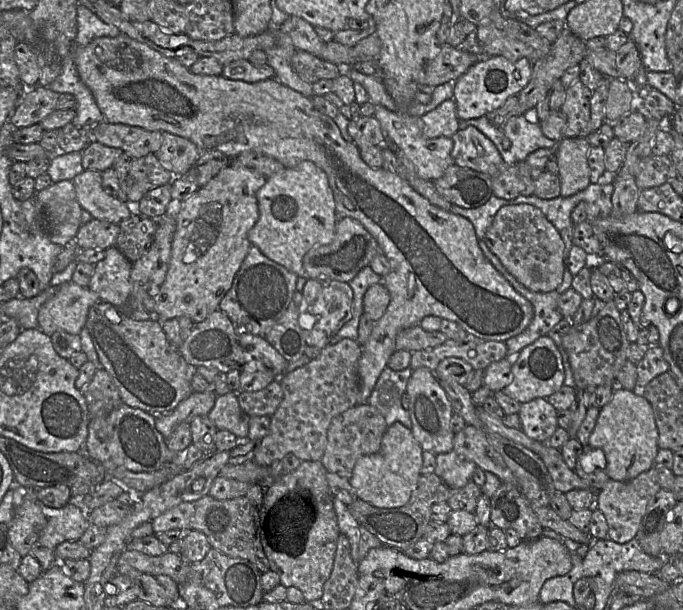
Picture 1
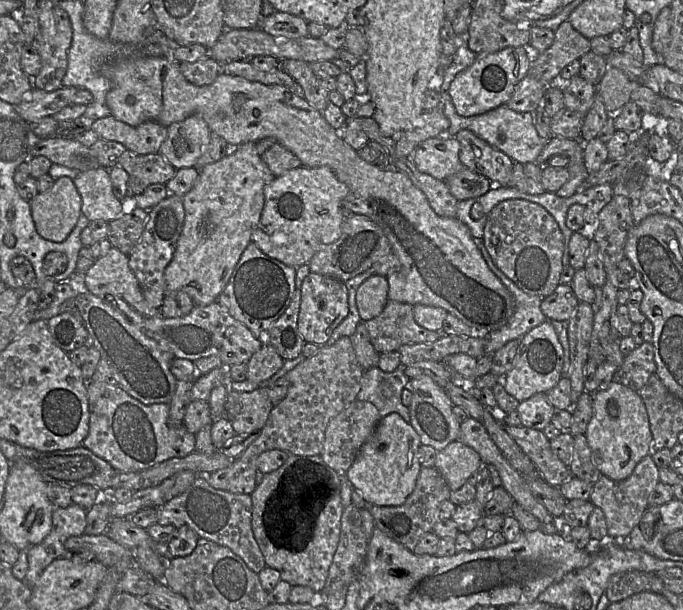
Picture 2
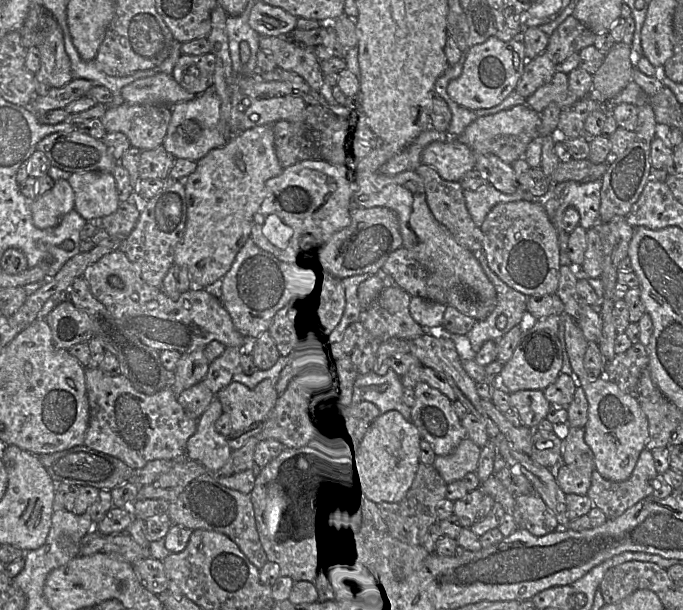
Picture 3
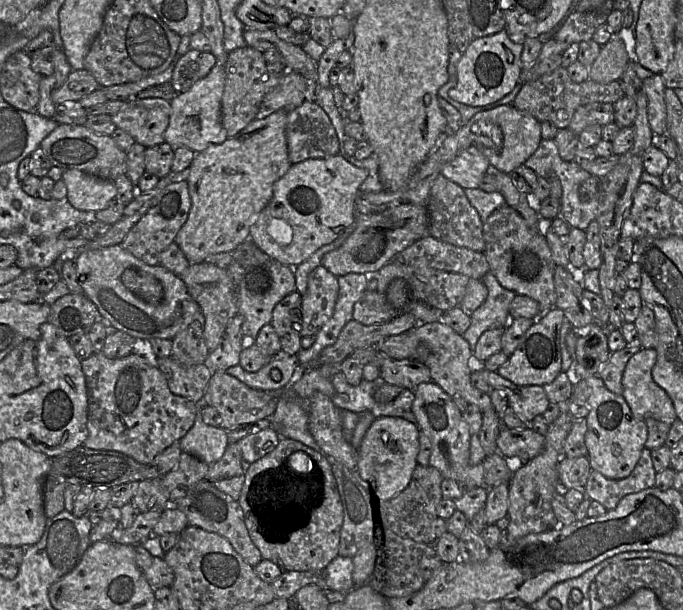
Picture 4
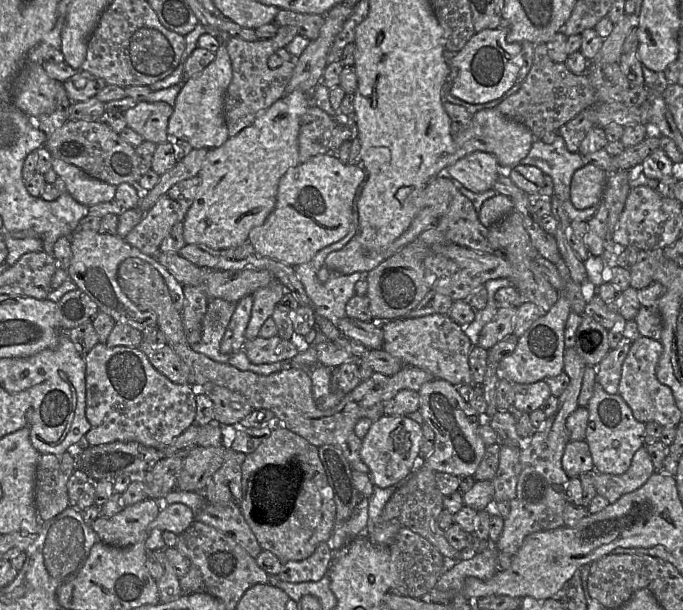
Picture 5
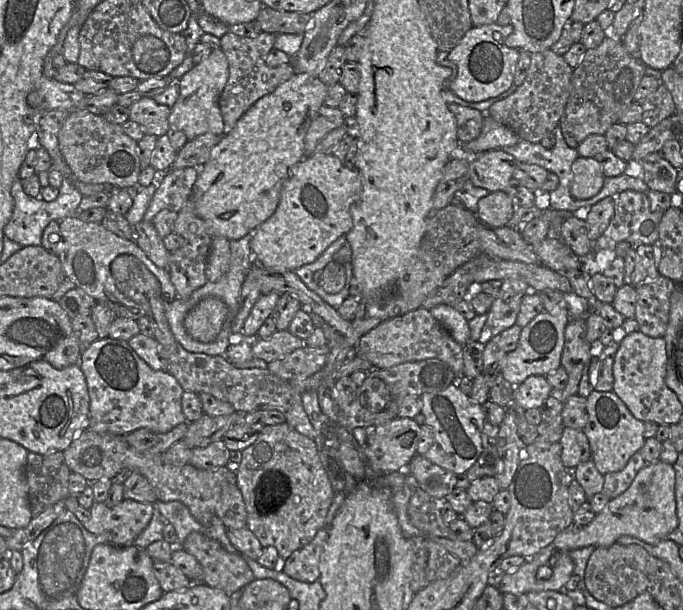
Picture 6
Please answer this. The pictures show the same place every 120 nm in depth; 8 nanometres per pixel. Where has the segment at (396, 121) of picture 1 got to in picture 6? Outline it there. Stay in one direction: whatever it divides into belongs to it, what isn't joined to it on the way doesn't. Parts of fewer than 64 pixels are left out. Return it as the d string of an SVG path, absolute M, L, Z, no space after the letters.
M490 150L469 159L469 180L490 192L505 191L519 162L503 150Z

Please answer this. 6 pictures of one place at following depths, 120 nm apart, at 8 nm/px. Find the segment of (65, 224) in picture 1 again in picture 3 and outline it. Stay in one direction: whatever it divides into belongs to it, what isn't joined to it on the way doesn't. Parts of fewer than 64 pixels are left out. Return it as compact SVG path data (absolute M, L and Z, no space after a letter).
M57 180L49 191L33 200L33 223L40 229L54 227L65 214L74 209L74 205L75 195L68 180Z

